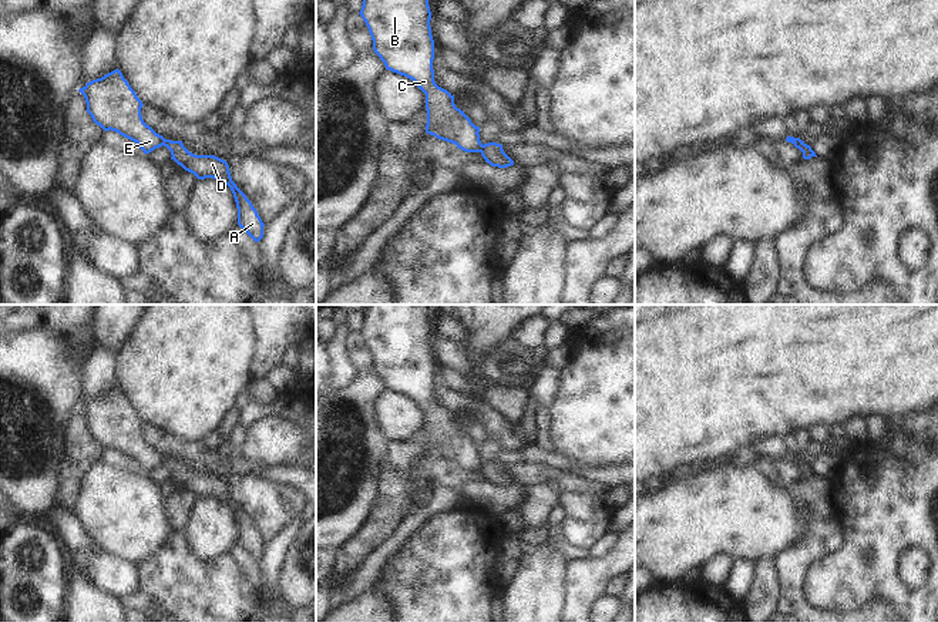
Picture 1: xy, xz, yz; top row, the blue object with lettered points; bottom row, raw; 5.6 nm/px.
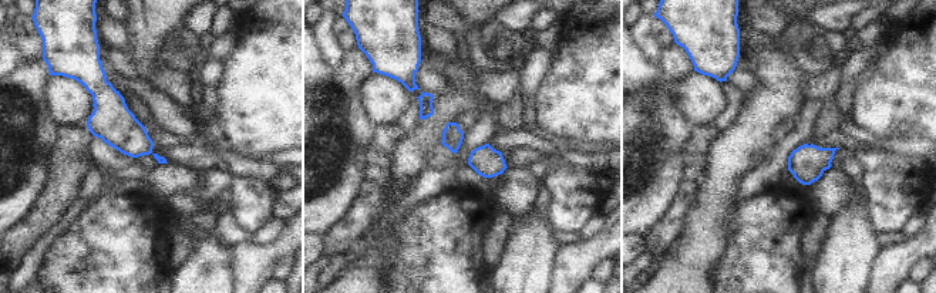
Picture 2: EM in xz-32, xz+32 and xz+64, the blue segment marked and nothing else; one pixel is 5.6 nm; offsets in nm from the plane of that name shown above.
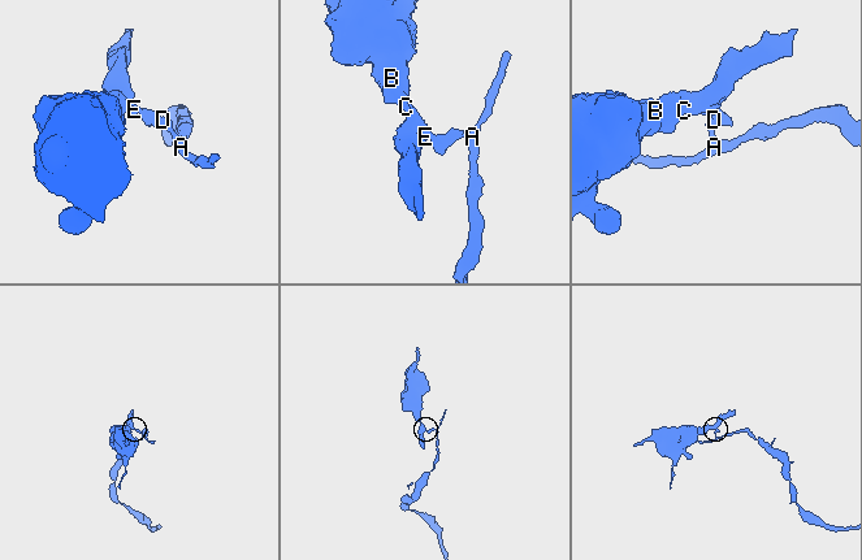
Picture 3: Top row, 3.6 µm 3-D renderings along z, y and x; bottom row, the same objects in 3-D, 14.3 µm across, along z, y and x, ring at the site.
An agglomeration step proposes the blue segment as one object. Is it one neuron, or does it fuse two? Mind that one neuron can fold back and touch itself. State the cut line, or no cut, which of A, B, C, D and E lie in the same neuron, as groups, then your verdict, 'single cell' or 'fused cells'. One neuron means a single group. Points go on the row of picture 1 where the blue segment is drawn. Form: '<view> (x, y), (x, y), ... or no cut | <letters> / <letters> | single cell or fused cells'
xz (483, 145), (478, 151) | A D / B C E | fused cells

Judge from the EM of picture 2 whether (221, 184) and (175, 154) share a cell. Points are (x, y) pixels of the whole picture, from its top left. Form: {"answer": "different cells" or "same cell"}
{"answer": "different cells"}

